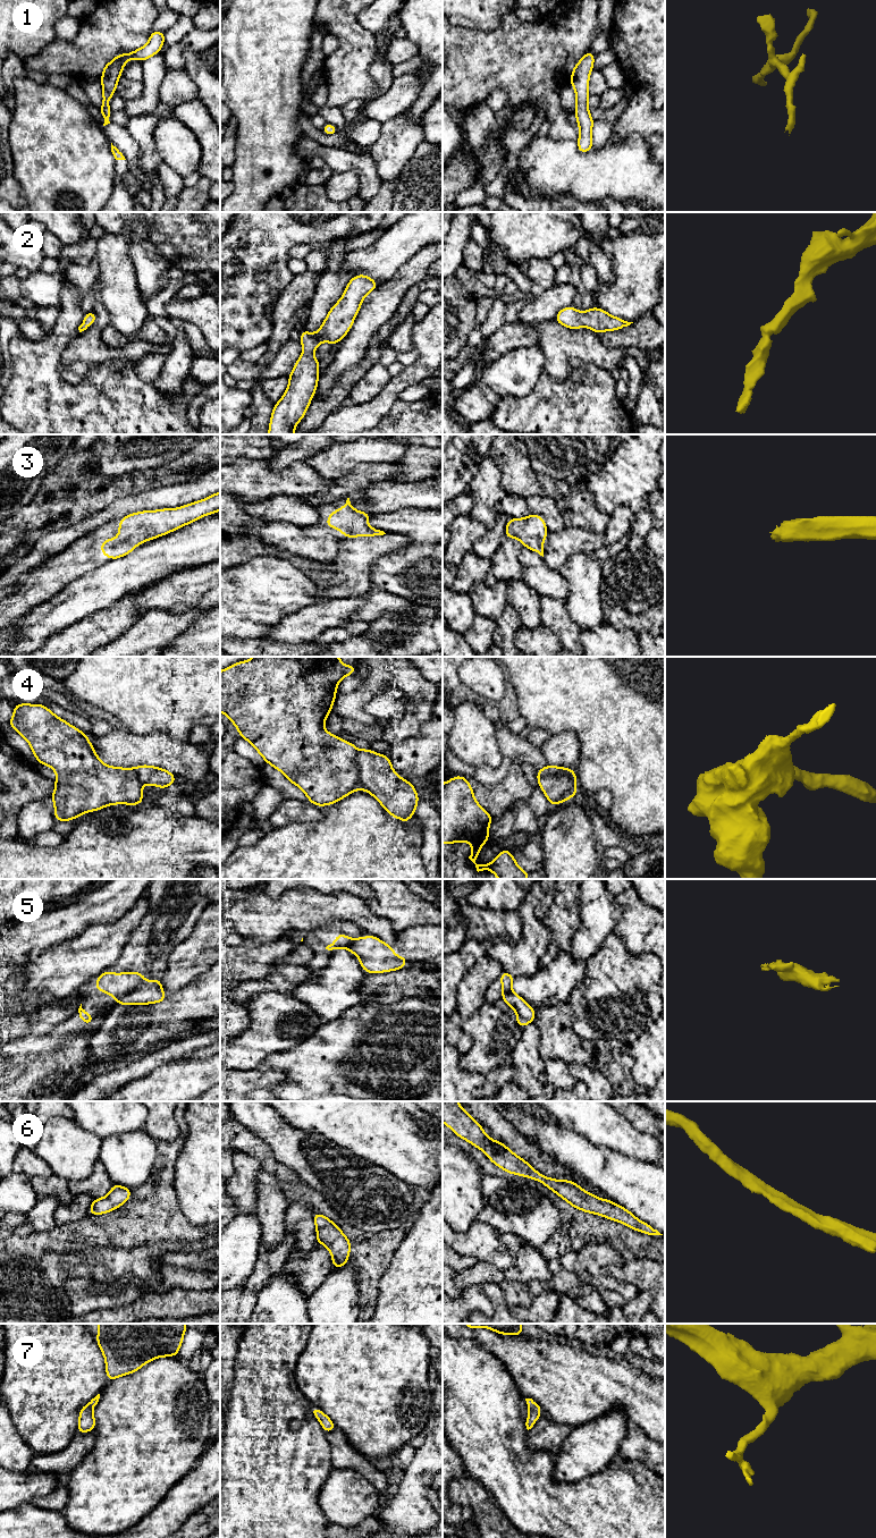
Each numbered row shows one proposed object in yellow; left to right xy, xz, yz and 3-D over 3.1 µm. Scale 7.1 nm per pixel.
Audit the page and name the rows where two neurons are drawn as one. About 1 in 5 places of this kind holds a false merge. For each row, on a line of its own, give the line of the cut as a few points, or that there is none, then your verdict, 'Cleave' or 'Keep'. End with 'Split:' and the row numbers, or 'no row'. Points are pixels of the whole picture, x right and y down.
1: No split. Keep
2: No split. Keep
3: No split. Keep
4: Split along xz (358, 751), (356, 766), (359, 786), (361, 788). Cleave
5: Split along xy (142, 980), (118, 1002). Cleave
6: No split. Keep
7: No split. Keep
Split: 4, 5

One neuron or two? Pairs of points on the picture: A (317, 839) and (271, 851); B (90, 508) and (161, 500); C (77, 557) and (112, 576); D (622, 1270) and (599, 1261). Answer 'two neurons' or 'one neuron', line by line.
A: one neuron
B: two neurons
C: two neurons
D: two neurons

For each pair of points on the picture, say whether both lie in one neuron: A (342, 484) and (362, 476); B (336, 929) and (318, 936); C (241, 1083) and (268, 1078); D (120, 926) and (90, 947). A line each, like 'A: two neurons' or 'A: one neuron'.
A: one neuron
B: one neuron
C: one neuron
D: one neuron

